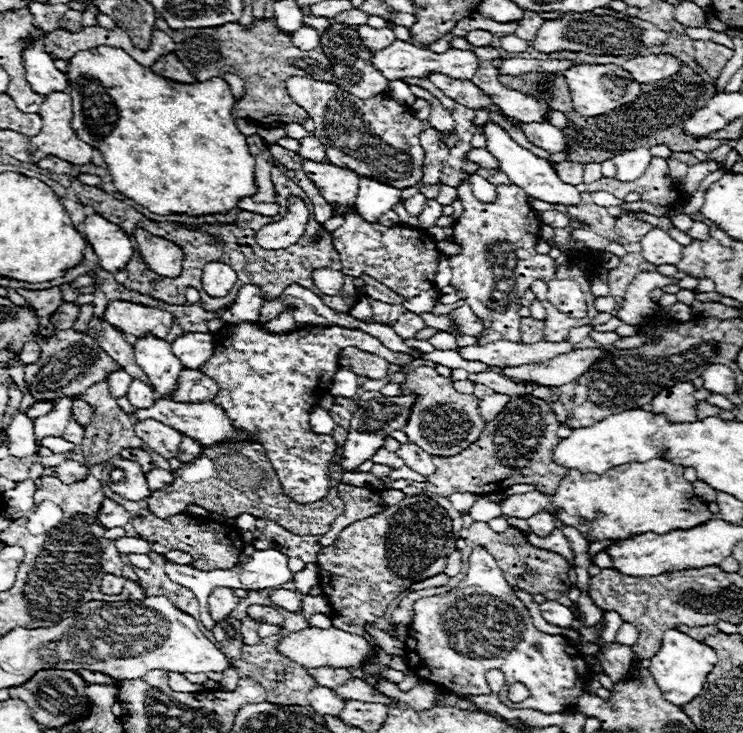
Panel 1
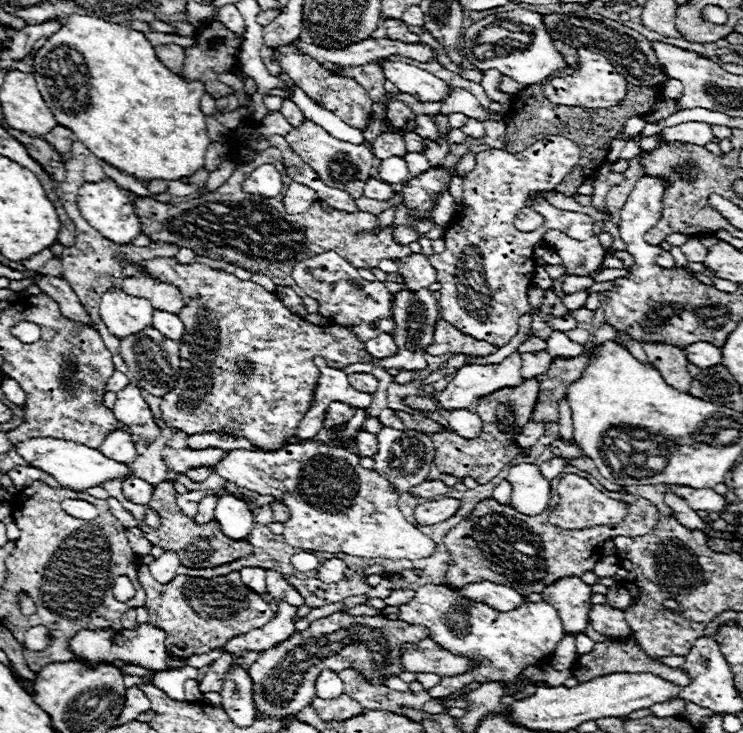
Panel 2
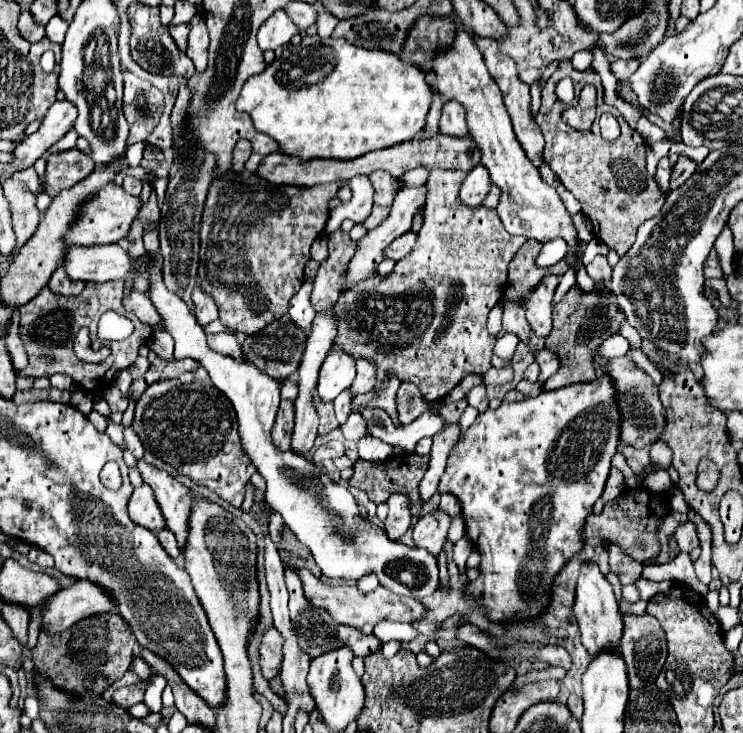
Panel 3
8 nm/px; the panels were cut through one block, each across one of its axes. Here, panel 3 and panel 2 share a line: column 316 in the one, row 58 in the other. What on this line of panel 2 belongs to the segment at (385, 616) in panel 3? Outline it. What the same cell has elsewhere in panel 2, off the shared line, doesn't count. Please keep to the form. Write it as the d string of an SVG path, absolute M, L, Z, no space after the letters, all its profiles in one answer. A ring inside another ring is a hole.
M578 48L578 68L574 70L574 74L556 78L558 82L544 82L544 94L548 96L548 100L552 100L554 104L564 104L564 106L582 106L582 108L610 108L620 104L620 100L624 100L626 96L626 86L628 82L624 80L622 74L616 72L616 68L612 66L612 62L608 58L604 58L598 52L590 52L586 48Z

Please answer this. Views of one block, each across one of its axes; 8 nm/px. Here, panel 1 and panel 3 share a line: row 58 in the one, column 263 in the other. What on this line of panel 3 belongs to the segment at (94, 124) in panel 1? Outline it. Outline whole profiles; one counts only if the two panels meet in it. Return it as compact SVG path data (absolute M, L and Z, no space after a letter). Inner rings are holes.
M302 36L300 42L296 40L290 46L290 50L284 48L280 58L276 56L264 72L252 76L244 84L236 108L240 108L240 112L248 112L254 128L274 138L280 152L286 156L296 156L300 160L352 160L366 152L390 148L416 138L424 128L430 102L432 88L426 80L426 72L406 64L396 54L358 48L348 40L320 40L318 36ZM306 74L322 74L322 80L316 84L306 84L302 80Z

